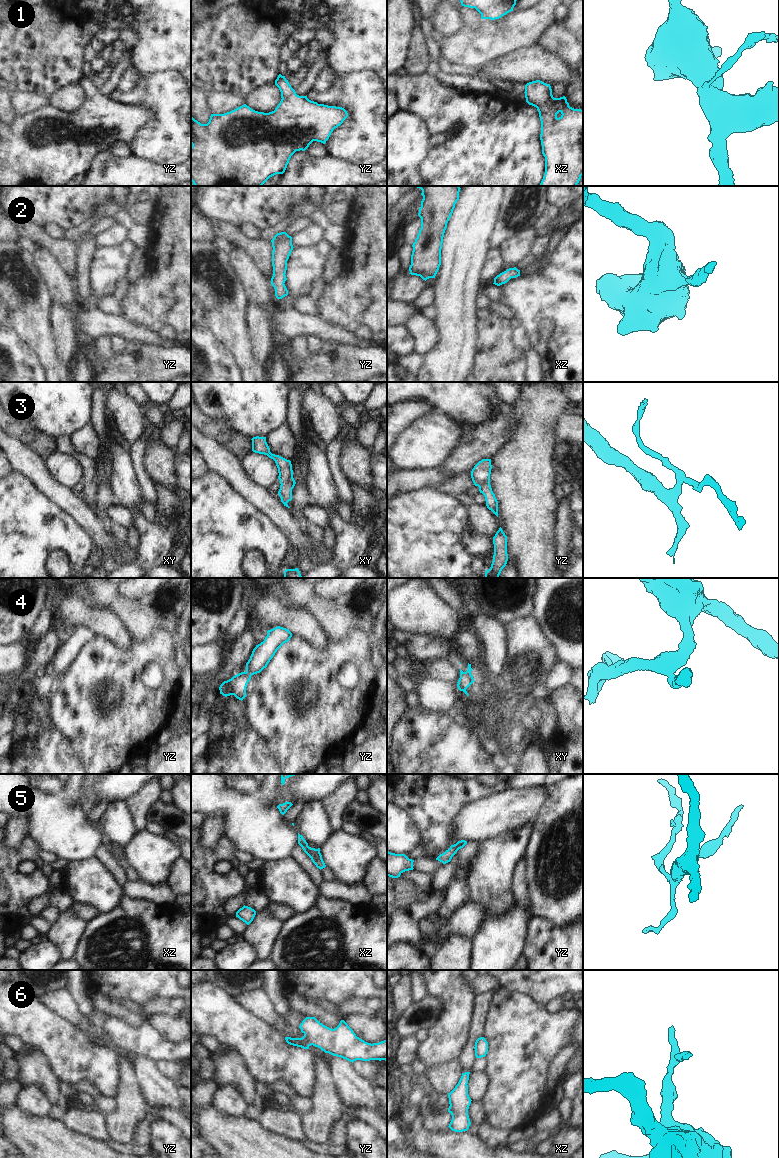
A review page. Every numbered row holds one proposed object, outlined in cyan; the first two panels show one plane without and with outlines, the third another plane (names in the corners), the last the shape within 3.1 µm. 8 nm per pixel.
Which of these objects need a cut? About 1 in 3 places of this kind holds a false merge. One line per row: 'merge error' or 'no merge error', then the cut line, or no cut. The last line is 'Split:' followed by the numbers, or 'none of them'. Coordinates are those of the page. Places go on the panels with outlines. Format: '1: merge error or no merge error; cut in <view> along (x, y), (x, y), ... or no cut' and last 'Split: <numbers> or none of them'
1: no merge error; no cut
2: no merge error; no cut
3: no merge error; no cut
4: no merge error; no cut
5: no merge error; no cut
6: no merge error; no cut
Split: none of them

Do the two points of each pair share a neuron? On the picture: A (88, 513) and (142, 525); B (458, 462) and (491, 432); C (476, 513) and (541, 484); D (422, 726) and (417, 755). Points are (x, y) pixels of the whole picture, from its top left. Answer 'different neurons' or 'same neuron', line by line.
A: different neurons
B: same neuron
C: different neurons
D: same neuron

